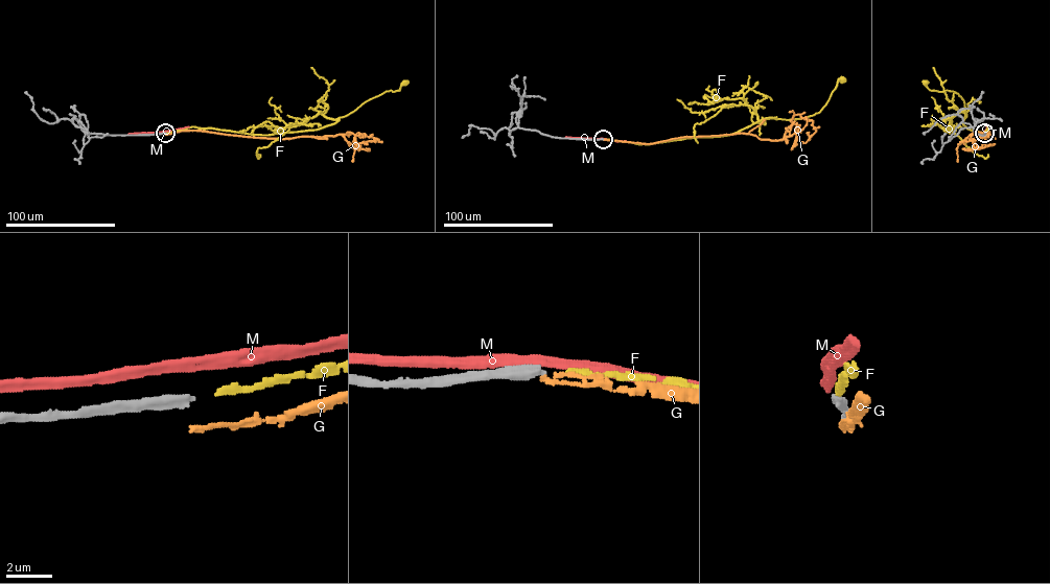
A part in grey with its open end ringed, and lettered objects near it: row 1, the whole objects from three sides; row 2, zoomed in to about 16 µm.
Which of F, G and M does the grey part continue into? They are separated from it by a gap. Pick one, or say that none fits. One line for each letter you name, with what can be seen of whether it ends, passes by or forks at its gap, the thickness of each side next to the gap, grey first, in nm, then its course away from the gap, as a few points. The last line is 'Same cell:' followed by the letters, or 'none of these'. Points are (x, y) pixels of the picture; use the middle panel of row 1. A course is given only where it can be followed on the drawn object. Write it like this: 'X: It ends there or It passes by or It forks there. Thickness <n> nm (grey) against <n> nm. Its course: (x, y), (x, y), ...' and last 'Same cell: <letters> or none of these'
F: It ends there. Thickness 380 nm (grey) against 240 nm. Its course: (604, 139), (650, 144), (728, 135), (765, 118), (804, 118), (818, 113), (841, 78)
Same cell: F

